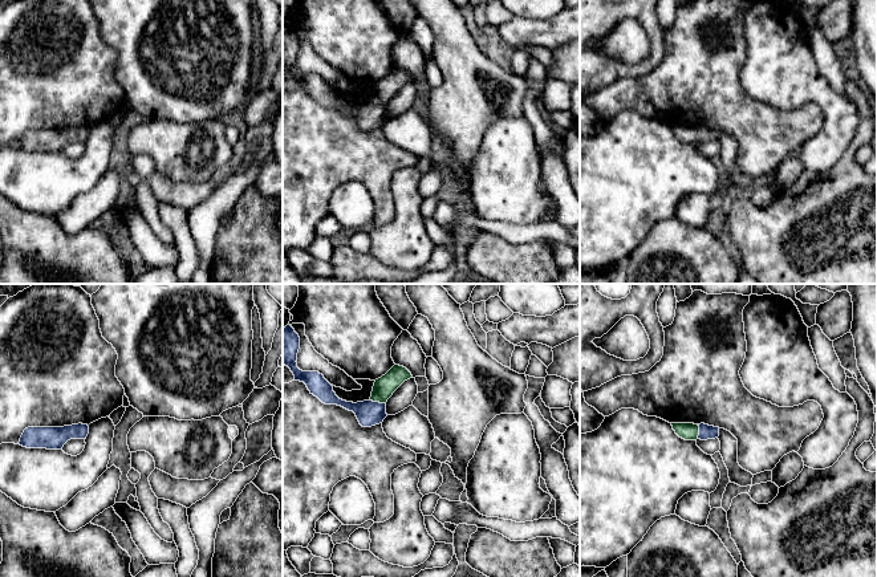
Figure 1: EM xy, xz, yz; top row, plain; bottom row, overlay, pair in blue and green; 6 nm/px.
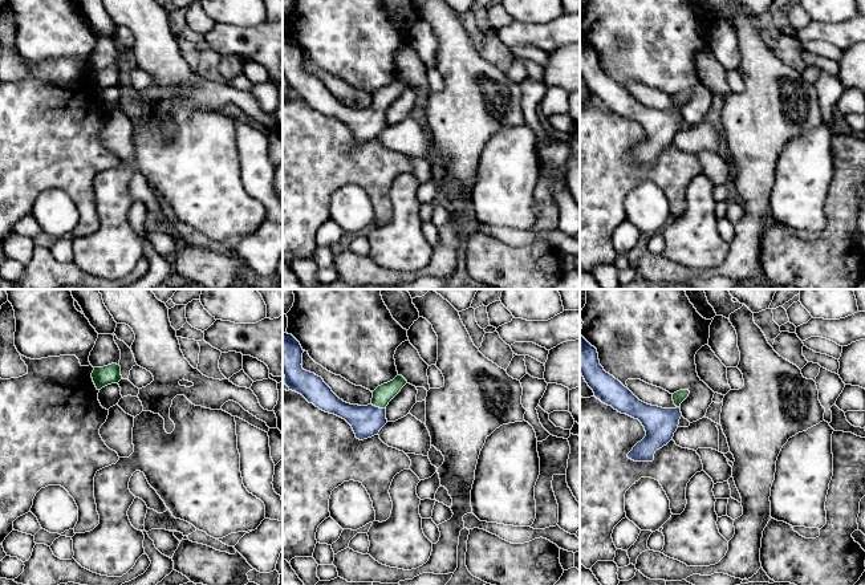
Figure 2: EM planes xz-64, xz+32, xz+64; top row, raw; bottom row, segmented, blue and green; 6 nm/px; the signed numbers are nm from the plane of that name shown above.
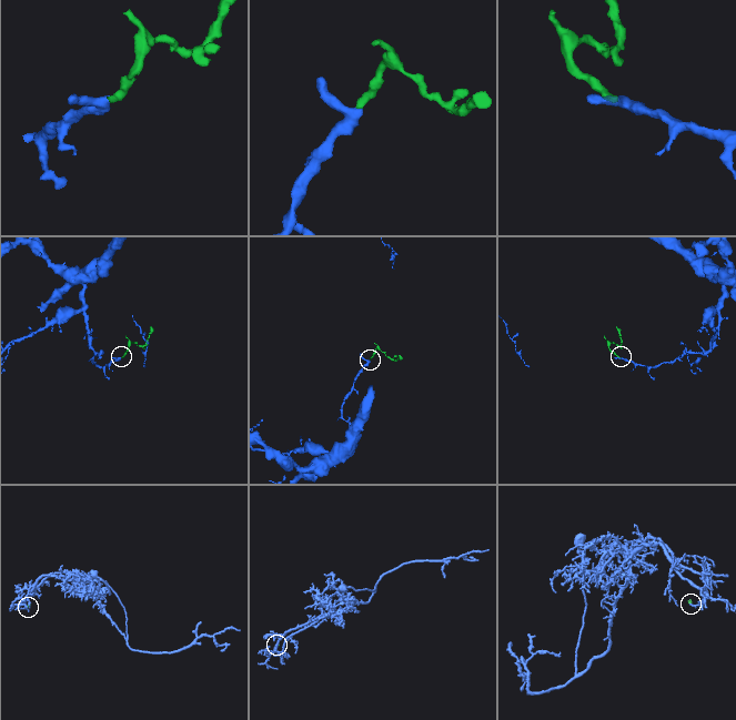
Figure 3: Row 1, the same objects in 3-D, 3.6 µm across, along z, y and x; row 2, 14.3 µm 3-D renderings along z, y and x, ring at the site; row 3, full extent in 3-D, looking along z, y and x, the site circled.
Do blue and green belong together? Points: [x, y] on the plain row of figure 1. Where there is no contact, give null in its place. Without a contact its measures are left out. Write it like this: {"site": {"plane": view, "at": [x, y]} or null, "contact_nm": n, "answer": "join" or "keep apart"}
{"site": {"plane": "xz", "at": [378, 105]}, "contact_nm": 100, "answer": "join"}

